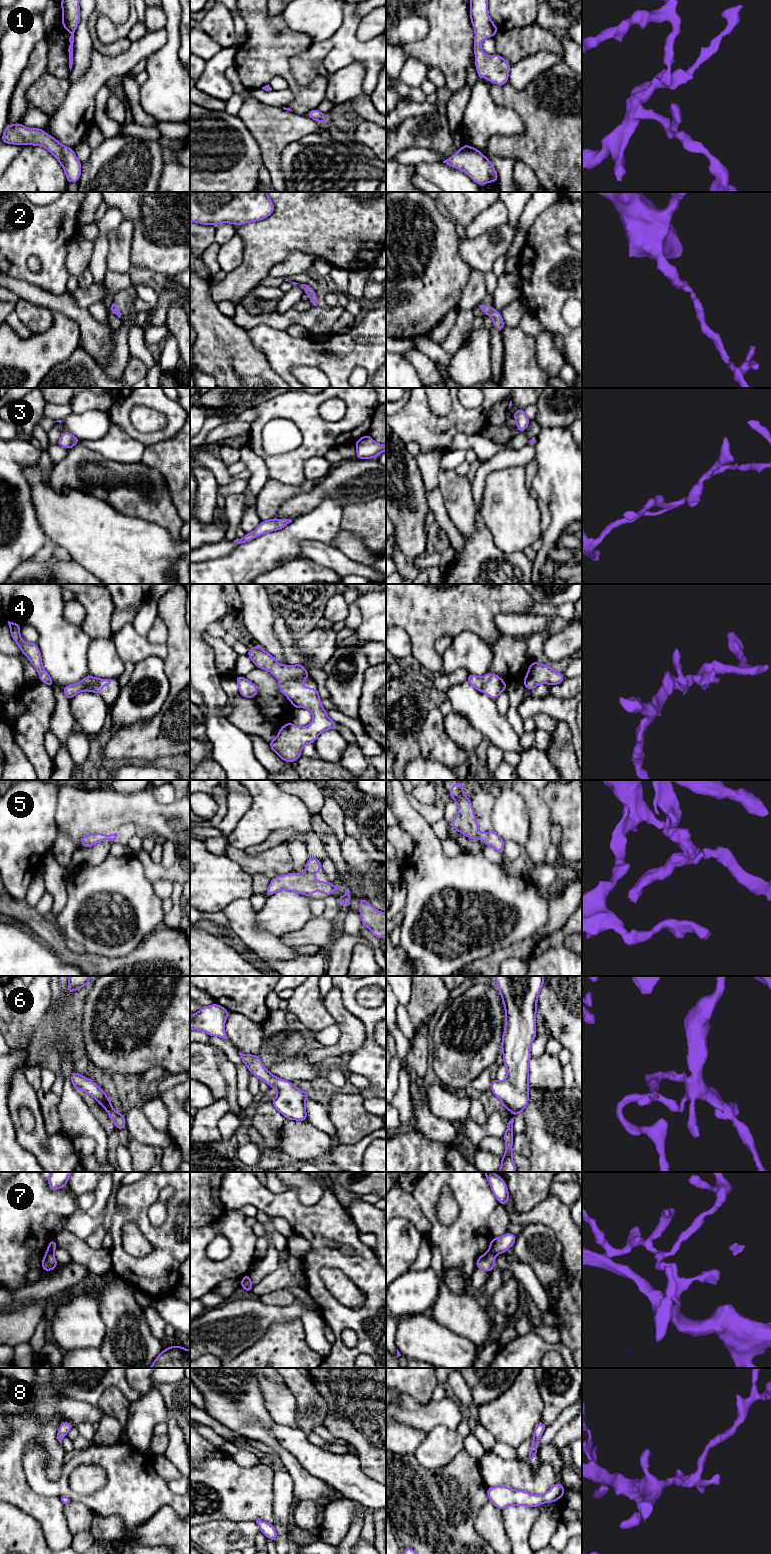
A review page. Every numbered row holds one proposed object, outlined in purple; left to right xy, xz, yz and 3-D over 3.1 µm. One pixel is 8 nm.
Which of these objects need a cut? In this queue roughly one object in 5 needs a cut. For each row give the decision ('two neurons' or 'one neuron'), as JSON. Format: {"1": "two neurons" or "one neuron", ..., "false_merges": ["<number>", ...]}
{"1": "one neuron", "2": "one neuron", "3": "one neuron", "4": "one neuron", "5": "one neuron", "6": "one neuron", "7": "two neurons", "8": "one neuron", "false_merges": ["7"]}

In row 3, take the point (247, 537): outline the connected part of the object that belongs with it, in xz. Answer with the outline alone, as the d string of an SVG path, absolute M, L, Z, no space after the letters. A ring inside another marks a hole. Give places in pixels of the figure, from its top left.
M277 518L261 521L260 524L252 533L246 533L243 538L241 539L237 538L236 540L234 540L234 542L241 544L251 541L252 539L261 536L263 534L283 529L291 522L292 522L291 519L277 519Z

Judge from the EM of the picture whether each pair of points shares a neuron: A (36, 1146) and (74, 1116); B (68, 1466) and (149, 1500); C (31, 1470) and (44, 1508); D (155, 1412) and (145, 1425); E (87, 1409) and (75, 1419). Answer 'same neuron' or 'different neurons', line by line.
A: different neurons
B: same neuron
C: different neurons
D: same neuron
E: same neuron

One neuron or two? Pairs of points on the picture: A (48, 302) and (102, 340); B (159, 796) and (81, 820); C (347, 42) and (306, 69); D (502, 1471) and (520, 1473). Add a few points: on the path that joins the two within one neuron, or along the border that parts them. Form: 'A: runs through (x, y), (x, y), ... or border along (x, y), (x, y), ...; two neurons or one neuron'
A: runs through (61, 303), (65, 303), (89, 327); one neuron
B: border along (151, 791), (160, 803), (174, 801); two neurons
C: border along (330, 39), (332, 48), (322, 63); two neurons
D: runs through (506, 1472), (516, 1473); one neuron

